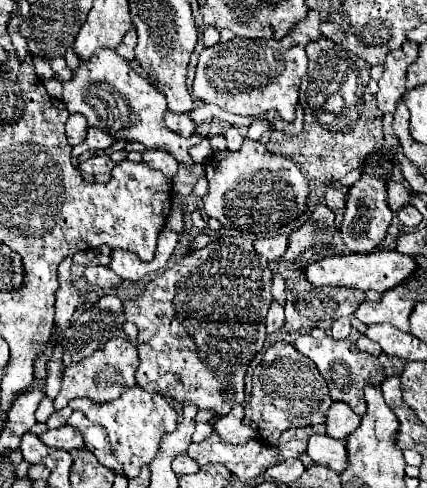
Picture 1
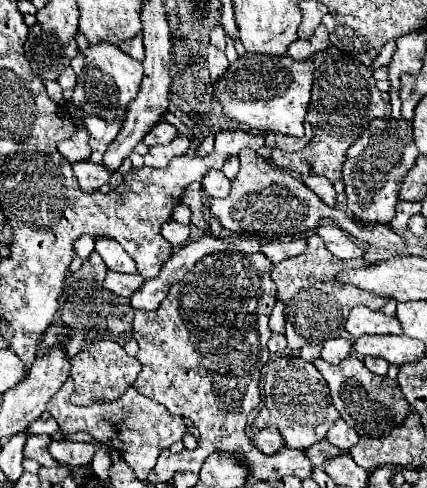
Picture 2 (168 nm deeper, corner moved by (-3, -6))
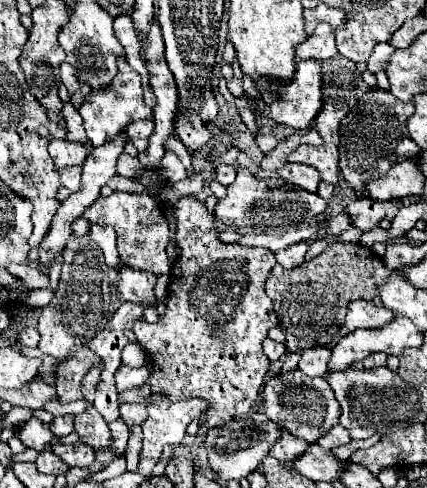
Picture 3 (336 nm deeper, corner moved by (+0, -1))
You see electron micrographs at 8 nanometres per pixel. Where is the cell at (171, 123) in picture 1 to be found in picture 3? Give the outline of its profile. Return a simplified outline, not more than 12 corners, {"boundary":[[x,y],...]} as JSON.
{"boundary":[[133,121],[125,135],[147,137],[153,133],[153,121]]}

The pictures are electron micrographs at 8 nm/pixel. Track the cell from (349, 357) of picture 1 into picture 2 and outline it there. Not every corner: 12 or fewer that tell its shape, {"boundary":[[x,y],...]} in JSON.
{"boundary":[[354,354],[326,378],[334,408],[360,436],[386,436],[410,410],[398,382]]}

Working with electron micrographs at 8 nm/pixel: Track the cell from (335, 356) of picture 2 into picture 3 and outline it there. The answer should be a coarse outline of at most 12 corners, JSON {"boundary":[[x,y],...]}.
{"boundary":[[311,347],[301,353],[299,369],[325,377],[331,349]]}

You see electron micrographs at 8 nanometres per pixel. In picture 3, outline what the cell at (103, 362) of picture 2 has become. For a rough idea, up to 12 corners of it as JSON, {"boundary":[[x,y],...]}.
{"boundary":[[87,347],[57,369],[59,401],[81,399],[81,381],[103,361]]}

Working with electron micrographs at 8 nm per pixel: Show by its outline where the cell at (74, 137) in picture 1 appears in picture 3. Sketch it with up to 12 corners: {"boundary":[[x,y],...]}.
{"boundary":[[51,139],[55,165],[83,165],[87,151],[81,143]]}

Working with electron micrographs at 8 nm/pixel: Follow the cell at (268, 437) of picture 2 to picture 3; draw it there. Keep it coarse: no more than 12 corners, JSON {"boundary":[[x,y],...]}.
{"boundary":[[283,433],[269,457],[291,461],[309,449],[289,433]]}

